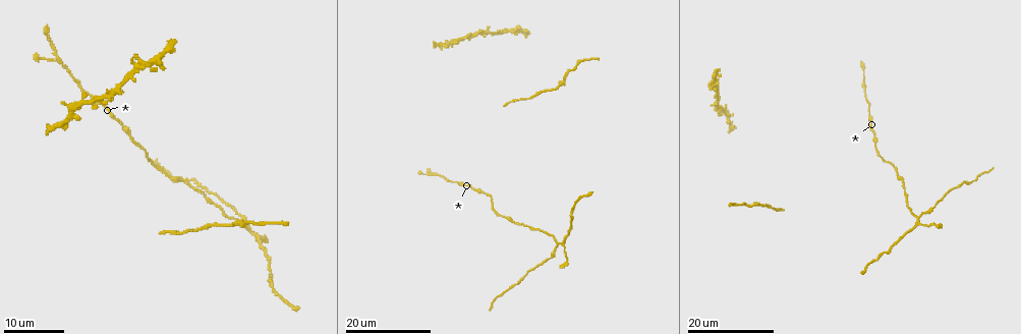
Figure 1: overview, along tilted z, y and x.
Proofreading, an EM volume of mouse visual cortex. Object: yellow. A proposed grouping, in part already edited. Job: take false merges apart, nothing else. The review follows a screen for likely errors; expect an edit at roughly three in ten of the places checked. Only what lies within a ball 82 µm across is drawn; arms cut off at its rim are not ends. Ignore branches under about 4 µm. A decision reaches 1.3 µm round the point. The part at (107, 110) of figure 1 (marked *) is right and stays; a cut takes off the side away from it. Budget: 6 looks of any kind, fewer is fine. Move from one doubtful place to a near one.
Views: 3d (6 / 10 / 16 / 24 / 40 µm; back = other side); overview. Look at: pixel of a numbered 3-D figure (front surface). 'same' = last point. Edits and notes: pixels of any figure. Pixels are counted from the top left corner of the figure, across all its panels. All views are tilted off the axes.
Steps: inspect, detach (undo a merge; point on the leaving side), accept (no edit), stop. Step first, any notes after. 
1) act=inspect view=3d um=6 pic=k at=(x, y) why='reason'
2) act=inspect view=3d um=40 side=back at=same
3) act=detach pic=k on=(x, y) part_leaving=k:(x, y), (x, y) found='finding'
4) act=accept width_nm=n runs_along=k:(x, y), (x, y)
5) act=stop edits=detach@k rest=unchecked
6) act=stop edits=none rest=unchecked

act=inspect view=3d um=24 pic=1 at=(437, 173)

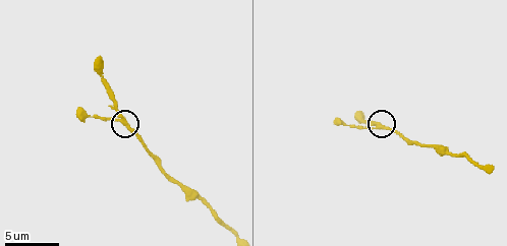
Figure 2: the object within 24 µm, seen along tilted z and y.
act=inspect view=3d um=6 pic=2 at=(123, 121)

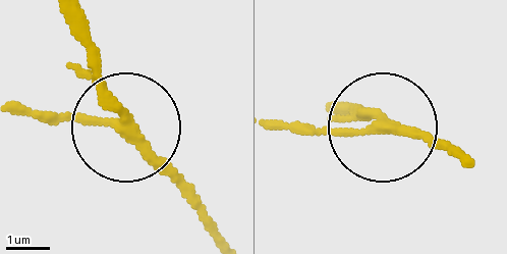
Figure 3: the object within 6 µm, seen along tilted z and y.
act=accept width_nm=240 found='continuous, no second neuron'

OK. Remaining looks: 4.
act=inspect view=3d um=16 pic=1 at=(918, 219) why='a fork'

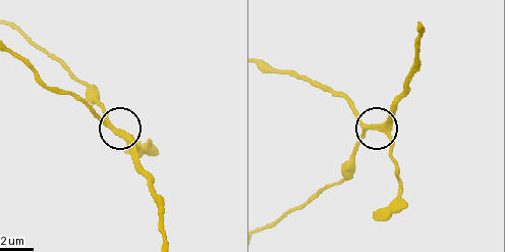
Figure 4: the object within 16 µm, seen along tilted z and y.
act=inspect view=3d um=6 pic=4 at=(366, 129) why='zoom in'

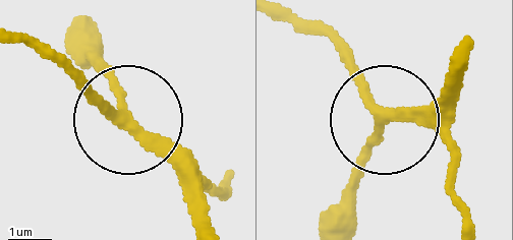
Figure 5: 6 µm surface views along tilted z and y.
act=accept side_arm_um=22 arms=3 found='all the same neuron'

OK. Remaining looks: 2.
act=inspect view=3d um=16 pic=1 at=(74, 113) why='four-way junction'

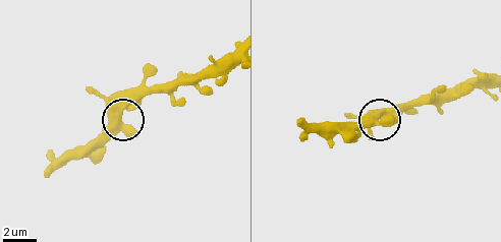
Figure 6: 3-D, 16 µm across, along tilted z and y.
act=inspect view=3d um=10 pic=6 at=(118, 117)

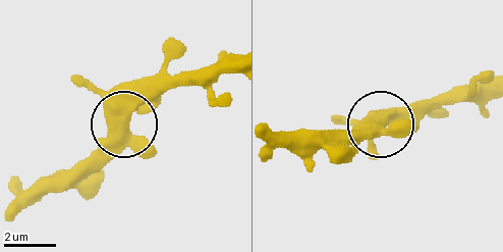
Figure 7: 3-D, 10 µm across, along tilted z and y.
act=accept width_nm=460 found='all the same neuron'

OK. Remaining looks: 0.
act=stop edits=none rest=unchecked

